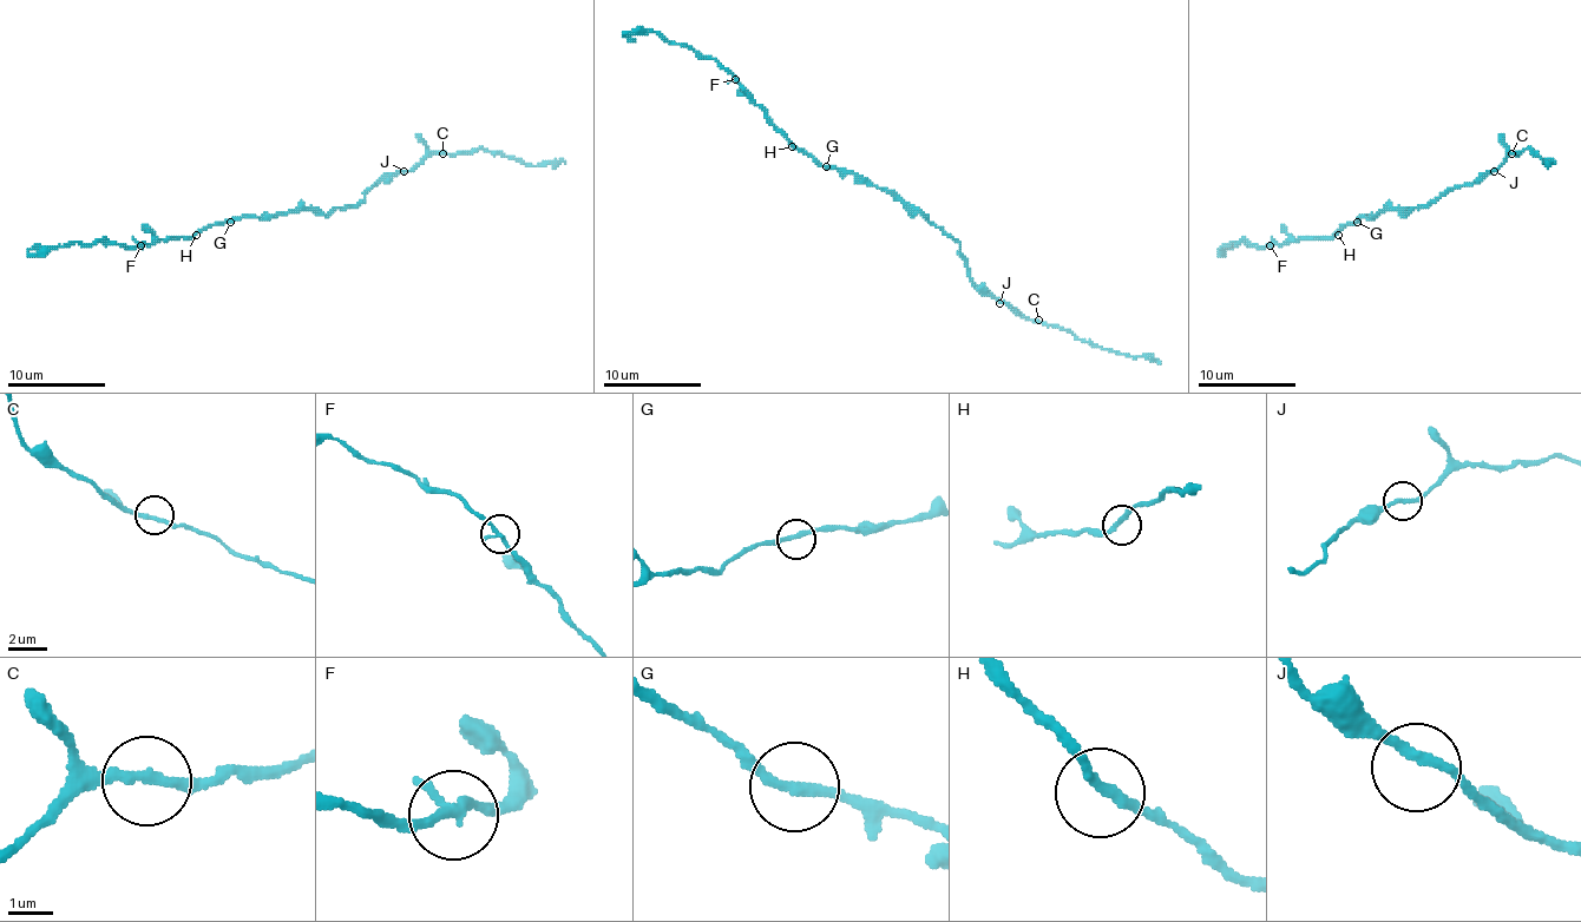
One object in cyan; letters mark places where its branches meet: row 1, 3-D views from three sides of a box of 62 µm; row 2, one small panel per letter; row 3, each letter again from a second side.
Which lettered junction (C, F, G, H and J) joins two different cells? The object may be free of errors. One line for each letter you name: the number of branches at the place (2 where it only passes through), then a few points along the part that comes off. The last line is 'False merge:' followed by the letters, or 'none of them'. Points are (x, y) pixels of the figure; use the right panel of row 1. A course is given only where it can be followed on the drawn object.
False merge: none of them

